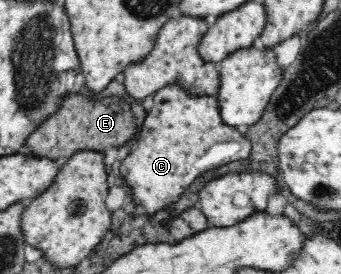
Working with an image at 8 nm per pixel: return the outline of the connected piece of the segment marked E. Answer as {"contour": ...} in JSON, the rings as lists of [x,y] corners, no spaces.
{"contour":[[[68,92],[56,108],[54,114],[50,114],[44,122],[34,128],[29,134],[25,149],[48,158],[69,158],[82,148],[100,150],[103,153],[112,146],[120,147],[127,141],[131,142],[136,134],[136,119],[130,104],[118,96],[106,96],[92,100],[86,94],[74,94]]]}

